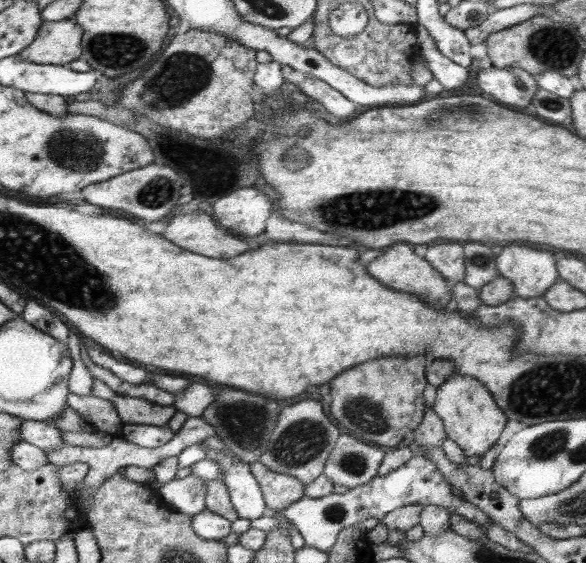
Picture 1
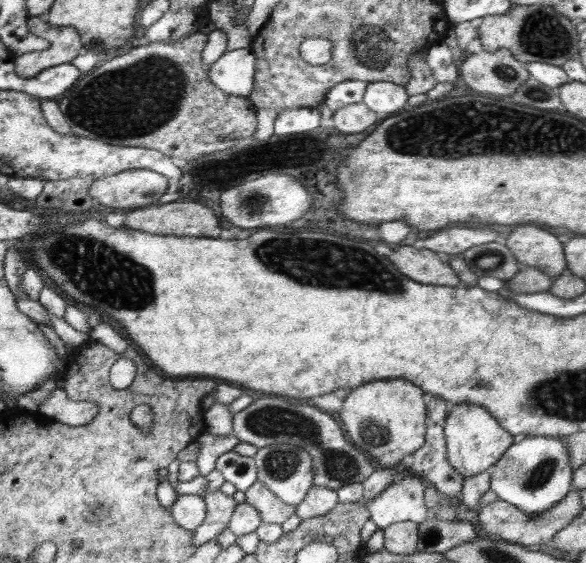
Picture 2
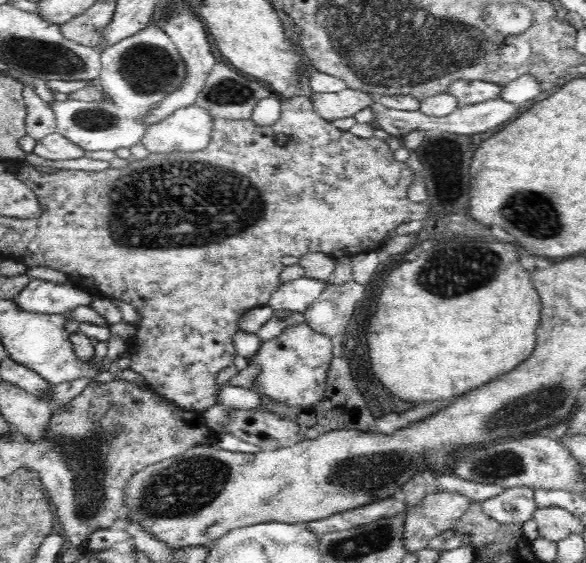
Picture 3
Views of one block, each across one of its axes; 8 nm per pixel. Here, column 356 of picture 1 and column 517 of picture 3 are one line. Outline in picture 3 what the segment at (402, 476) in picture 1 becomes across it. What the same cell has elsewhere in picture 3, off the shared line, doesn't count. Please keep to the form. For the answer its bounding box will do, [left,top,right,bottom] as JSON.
[481,486,538,525]

